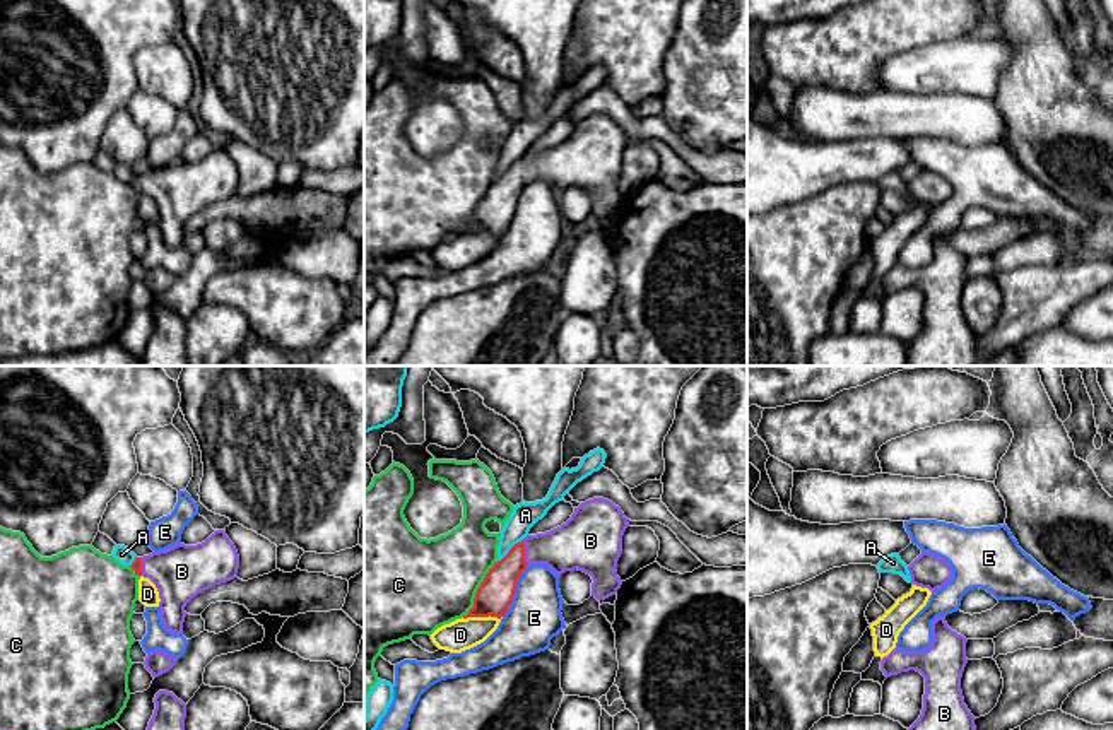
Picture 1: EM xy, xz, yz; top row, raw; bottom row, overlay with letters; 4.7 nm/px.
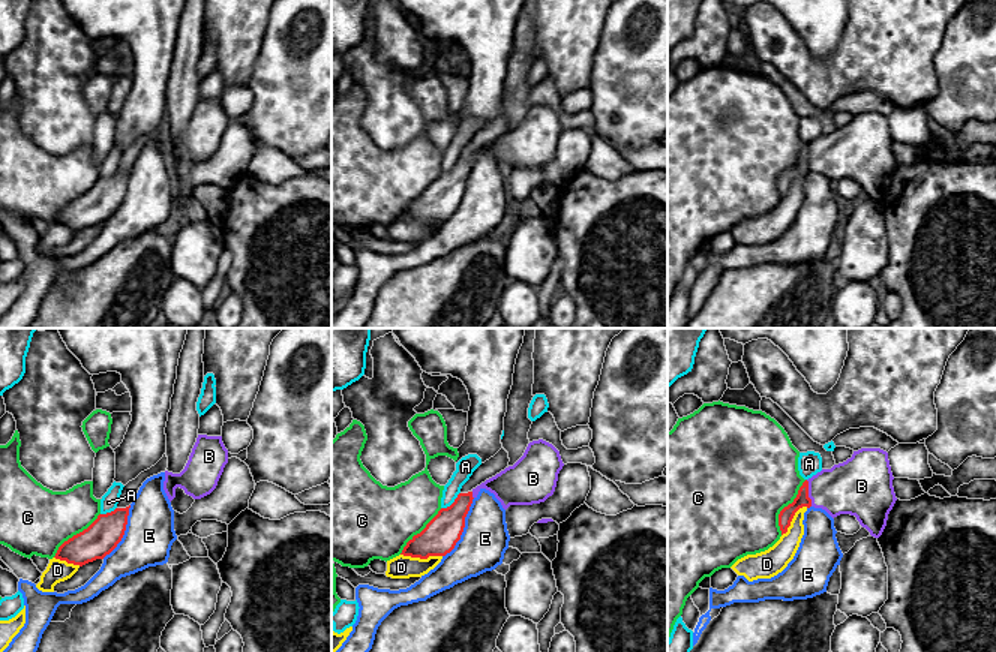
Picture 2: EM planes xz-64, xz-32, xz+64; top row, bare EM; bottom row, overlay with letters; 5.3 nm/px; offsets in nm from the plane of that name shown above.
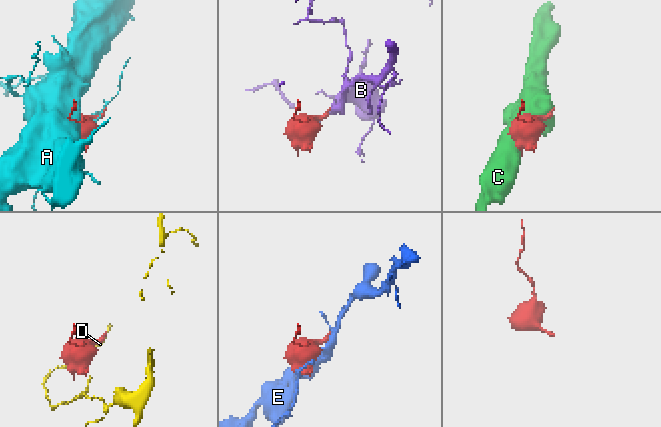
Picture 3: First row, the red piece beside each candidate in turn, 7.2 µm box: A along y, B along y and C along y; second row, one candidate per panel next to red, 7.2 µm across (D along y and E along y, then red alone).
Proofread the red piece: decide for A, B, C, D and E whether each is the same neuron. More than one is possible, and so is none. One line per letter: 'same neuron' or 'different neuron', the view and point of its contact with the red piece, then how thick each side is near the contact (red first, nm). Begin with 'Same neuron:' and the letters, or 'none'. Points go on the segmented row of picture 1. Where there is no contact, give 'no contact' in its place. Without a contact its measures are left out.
Same neuron: B
A: different neuron | xz (510, 551) | 170/120 nm
B: same neuron | xz (524, 553) | 170/220 nm
C: different neuron | xz (477, 590) | 170/420 nm
D: different neuron | xz (481, 616) | 170/150 nm
E: different neuron | xz (515, 590) | 170/260 nm

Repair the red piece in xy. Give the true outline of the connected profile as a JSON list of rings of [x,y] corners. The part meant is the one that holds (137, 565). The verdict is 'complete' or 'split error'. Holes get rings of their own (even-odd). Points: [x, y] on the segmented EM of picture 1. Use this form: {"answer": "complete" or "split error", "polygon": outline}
{"answer": "split error", "polygon": [[[224,530],[197,545],[176,545],[135,557],[135,574],[149,578],[159,592],[161,619],[168,631],[183,634],[186,603],[198,593],[238,576],[239,556]]]}

